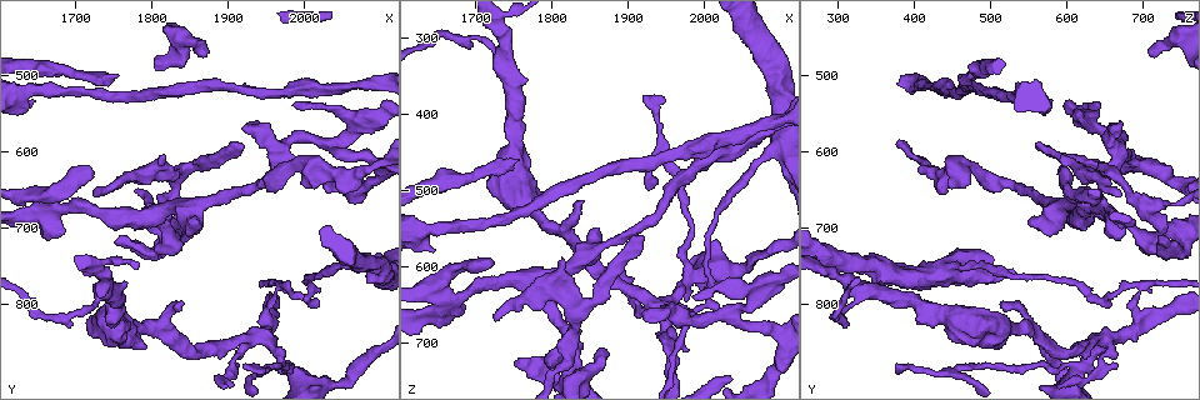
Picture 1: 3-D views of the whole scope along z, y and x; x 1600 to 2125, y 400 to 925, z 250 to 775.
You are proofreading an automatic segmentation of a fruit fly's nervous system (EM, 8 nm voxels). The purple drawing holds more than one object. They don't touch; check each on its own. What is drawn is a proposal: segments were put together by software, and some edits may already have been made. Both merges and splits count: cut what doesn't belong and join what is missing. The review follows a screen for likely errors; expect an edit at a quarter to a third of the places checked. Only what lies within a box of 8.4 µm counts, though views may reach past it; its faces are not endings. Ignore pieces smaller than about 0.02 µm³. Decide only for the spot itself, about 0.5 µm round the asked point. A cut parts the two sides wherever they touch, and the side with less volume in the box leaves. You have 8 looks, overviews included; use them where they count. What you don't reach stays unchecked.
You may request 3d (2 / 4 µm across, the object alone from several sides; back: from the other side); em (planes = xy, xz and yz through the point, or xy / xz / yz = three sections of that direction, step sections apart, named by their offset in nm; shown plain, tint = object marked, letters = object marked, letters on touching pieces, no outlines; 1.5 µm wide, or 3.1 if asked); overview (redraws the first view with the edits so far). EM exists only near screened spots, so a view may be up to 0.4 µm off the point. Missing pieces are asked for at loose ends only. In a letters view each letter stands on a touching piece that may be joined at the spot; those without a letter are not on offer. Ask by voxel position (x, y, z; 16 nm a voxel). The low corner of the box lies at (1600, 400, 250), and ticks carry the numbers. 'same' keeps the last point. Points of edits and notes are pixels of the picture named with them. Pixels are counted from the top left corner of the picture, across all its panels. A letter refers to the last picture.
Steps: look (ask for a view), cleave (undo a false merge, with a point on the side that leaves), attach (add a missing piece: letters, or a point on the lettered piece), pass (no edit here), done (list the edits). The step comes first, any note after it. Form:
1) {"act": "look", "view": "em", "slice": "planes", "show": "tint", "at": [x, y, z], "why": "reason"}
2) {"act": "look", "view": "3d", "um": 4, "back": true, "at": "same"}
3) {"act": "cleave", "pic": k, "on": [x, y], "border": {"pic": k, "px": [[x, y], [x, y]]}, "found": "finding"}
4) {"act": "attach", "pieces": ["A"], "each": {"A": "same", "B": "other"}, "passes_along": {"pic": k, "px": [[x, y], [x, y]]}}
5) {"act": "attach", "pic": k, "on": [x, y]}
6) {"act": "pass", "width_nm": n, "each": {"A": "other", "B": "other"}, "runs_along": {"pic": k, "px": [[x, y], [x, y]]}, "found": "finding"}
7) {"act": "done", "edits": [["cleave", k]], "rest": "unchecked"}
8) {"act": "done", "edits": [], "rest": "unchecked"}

{"act": "look", "view": "em", "slice": "planes", "show": "letters", "at": [1865, 470, 705], "why": "an open end"}

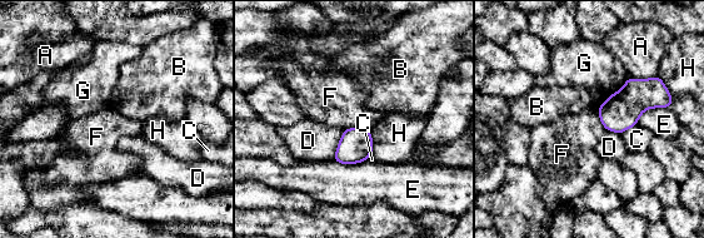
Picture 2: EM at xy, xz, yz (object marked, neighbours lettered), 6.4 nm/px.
{"act": "pass", "each": {"A": "other", "B": "other", "C": "other", "D": "other", "E": "other", "F": "other", "G": "other", "H": "other"}, "border": {"pic": 2, "px": [[364, 128], [345, 129]]}, "found": "none of them fits"}

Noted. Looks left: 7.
{"act": "look", "view": "3d", "um": 2, "at": [2000, 790, 640], "why": "abrupt turn"}

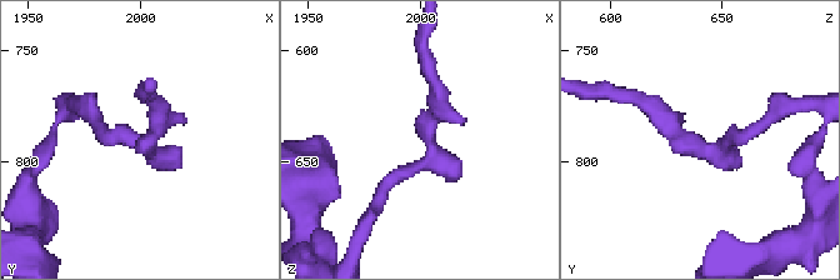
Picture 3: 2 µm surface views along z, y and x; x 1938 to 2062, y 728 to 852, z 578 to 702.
{"act": "look", "view": "em", "slice": "planes", "show": "letters", "at": [2004, 795, 641], "why": "now the EM"}

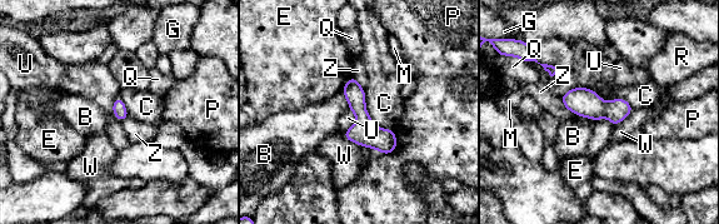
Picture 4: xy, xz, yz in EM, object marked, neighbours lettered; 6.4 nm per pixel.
{"act": "pass", "width_nm": 90, "each": {"B": "other", "C": "other", "E": "other", "G": "other", "M": "other", "P": "other", "Q": "other", "R": "other", "U": "other", "W": "other", "Z": "other"}, "runs_along": {"pic": 4, "px": [[351, 81], [363, 123], [389, 149]]}, "found": "continuous, no second neuron"}

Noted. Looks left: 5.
{"act": "look", "view": "em", "um": 3.1, "slice": "planes", "show": "letters", "at": [1755, 505, 460], "why": "branch stops here"}

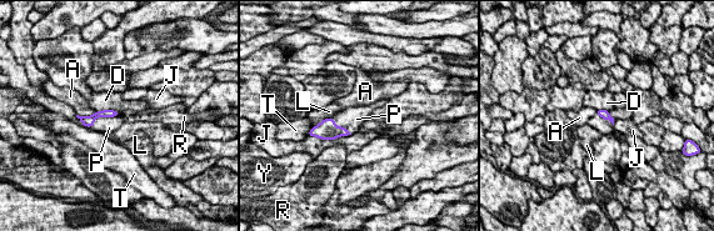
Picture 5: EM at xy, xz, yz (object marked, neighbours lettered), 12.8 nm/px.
{"act": "attach", "pieces": ["P"], "each": {"A": "other", "D": "other", "J": "other", "L": "other", "P": "same", "R": "other", "T": "other", "Y": "other"}, "passes_along": {"pic": 5, "px": [[86, 120], [104, 116], [109, 125]]}, "found": "the neuron continues"}

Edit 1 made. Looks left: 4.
{"act": "done", "edits": [["attach", 5]], "rest": "unchecked"}

